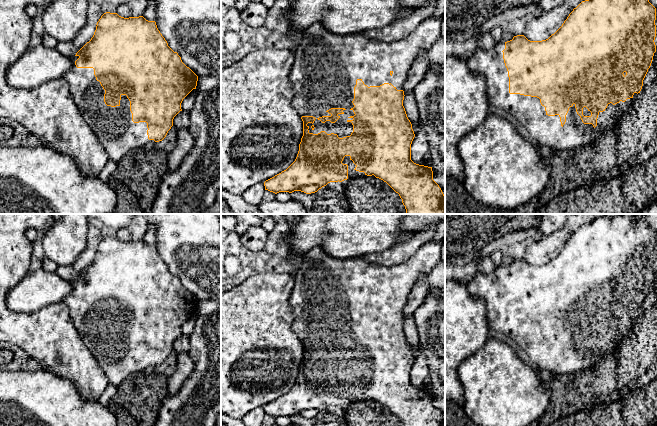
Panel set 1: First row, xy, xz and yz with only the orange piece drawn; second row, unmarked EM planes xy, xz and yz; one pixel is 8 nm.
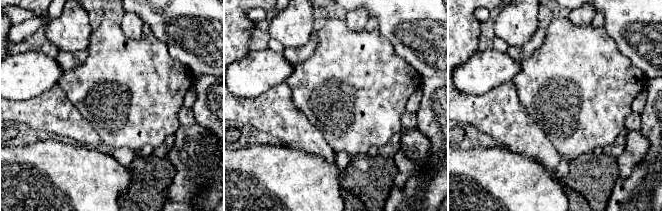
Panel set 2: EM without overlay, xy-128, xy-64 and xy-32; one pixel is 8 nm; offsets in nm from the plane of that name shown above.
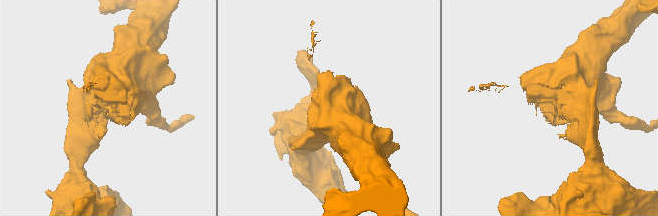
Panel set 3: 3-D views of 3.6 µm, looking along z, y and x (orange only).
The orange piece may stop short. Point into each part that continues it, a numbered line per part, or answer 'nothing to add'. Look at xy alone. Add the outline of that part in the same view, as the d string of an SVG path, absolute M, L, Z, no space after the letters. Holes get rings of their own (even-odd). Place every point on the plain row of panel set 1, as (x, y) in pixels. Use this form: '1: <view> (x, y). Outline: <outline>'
1: xy (113, 350). Outline: M79 280L72 281L72 291L64 298L63 302L69 308L70 318L78 331L79 336L105 372L109 383L118 387L129 376L142 375L146 368L155 366L154 364L148 363L146 346L134 347L132 345L130 325L126 319L121 319L119 330L111 331L105 328L105 314L100 306L96 304L94 293L77 292L75 285L78 282Z

